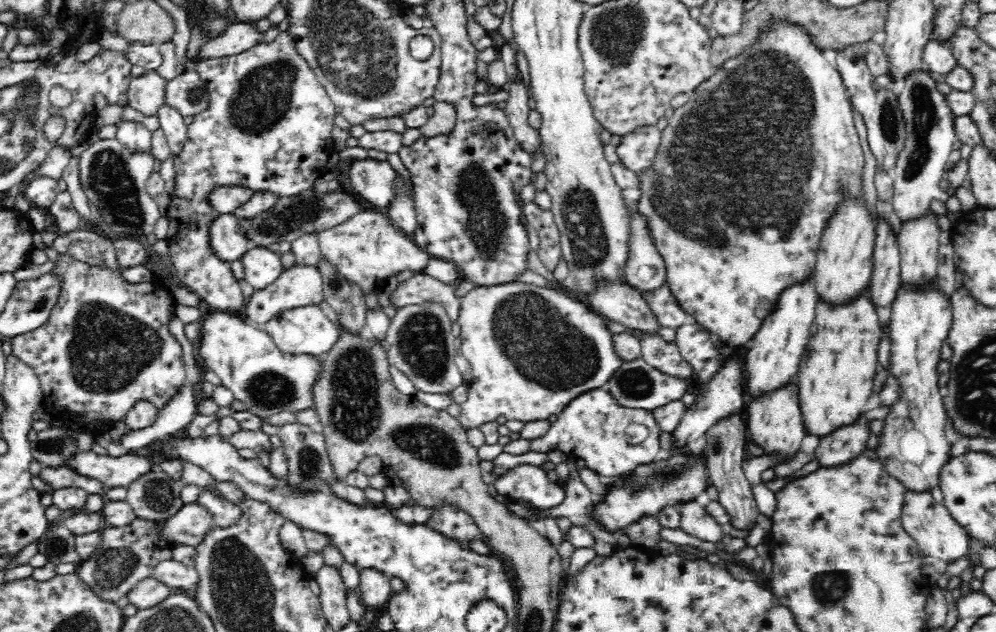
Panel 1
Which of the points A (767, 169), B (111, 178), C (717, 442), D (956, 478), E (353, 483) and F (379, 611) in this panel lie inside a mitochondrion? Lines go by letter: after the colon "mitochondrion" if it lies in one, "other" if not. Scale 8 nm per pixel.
A: mitochondrion
B: mitochondrion
C: mitochondrion
D: other
E: other
F: other

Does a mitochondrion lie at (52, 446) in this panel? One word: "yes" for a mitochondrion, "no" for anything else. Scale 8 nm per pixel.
yes

